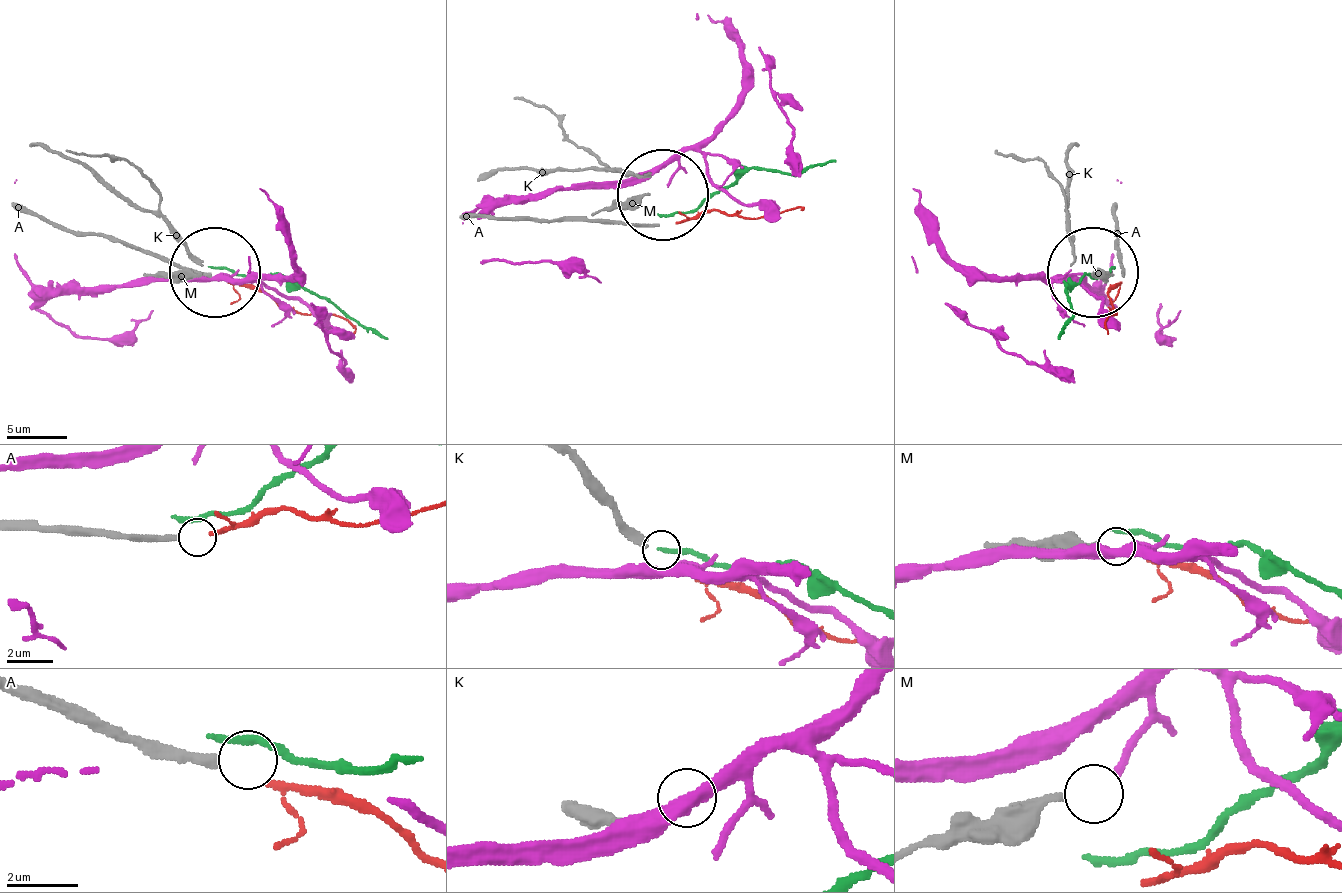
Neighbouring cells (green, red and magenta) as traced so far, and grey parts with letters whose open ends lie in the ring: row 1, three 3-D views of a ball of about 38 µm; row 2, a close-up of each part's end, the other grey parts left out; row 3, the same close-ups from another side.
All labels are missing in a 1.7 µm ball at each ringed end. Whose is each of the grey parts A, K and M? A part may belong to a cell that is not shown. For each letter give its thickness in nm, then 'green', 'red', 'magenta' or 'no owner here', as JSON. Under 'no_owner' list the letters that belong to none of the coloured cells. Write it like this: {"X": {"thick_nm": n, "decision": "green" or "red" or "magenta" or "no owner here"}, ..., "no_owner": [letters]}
{"A": {"thick_nm": 280, "decision": "no owner here"}, "K": {"thick_nm": 240, "decision": "no owner here"}, "M": {"thick_nm": 280, "decision": "magenta"}, "no_owner": ["A", "K"]}

